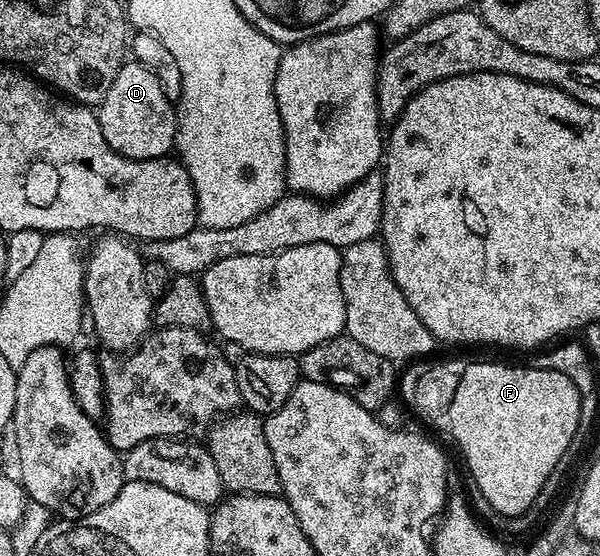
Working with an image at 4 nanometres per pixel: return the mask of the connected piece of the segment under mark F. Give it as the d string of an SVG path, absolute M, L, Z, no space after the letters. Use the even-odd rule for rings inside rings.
M477 361L470 363L470 373L466 373L466 381L462 381L462 389L458 389L458 397L454 397L454 433L458 433L458 438L453 441L456 449L462 452L462 457L466 460L466 465L470 468L469 480L480 487L481 494L492 503L492 507L506 518L520 517L522 514L531 512L535 508L535 501L540 495L545 481L552 474L553 469L560 461L560 457L571 452L570 444L574 441L574 436L578 433L578 424L584 420L582 411L582 400L568 375L560 375L560 371L551 369L532 369L525 364L522 365L497 365L494 361Z

